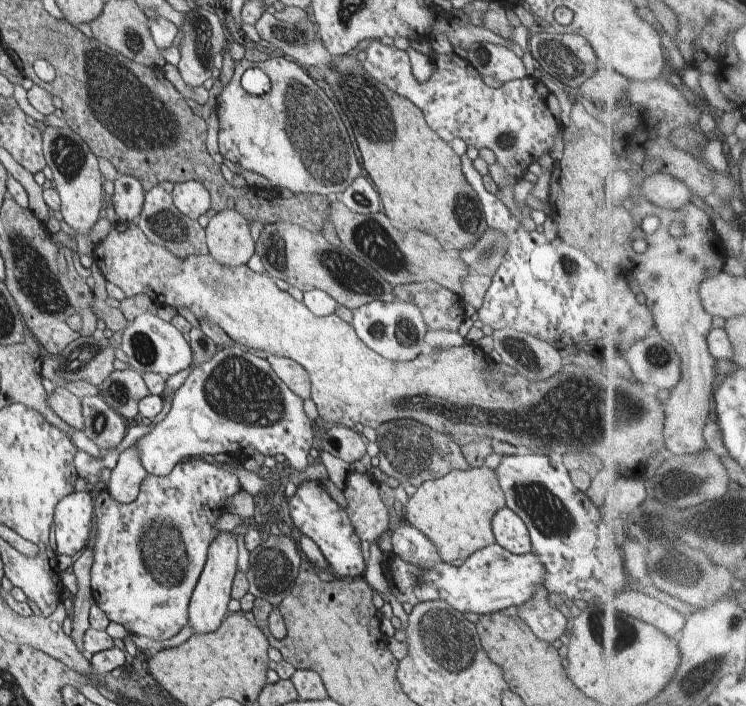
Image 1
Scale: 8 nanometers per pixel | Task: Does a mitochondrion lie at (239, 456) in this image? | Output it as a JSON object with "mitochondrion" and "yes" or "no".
{"mitochondrion":"no"}

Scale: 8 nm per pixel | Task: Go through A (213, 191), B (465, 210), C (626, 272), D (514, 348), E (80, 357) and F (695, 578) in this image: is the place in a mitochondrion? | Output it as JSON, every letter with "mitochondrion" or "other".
{"A":"other","B":"mitochondrion","C":"other","D":"mitochondrion","E":"mitochondrion","F":"mitochondrion"}

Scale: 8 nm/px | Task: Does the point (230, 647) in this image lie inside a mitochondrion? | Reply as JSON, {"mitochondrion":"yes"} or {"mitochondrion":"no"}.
{"mitochondrion":"no"}

